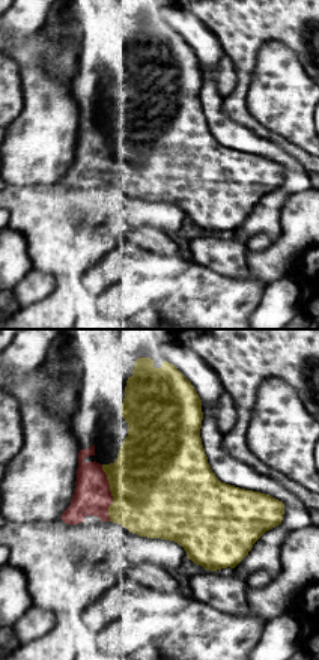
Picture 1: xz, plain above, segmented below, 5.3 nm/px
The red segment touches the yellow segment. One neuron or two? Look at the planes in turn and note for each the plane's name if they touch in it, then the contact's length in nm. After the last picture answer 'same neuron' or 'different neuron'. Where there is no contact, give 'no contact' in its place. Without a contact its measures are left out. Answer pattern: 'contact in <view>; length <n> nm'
contact in xz; length 300 nm

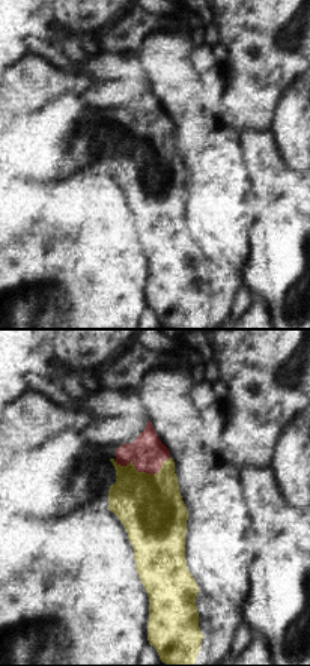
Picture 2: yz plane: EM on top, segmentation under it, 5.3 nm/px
contact in yz; length 300 nm

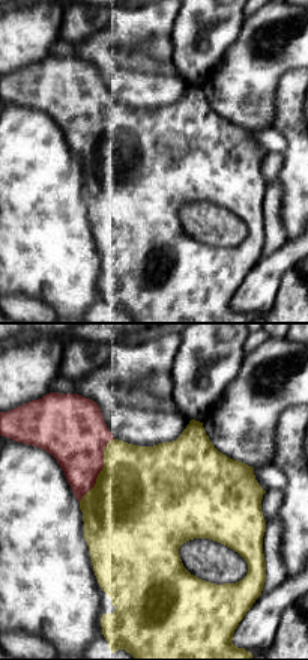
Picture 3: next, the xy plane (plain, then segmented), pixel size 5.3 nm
contact in xy; length 400 nm

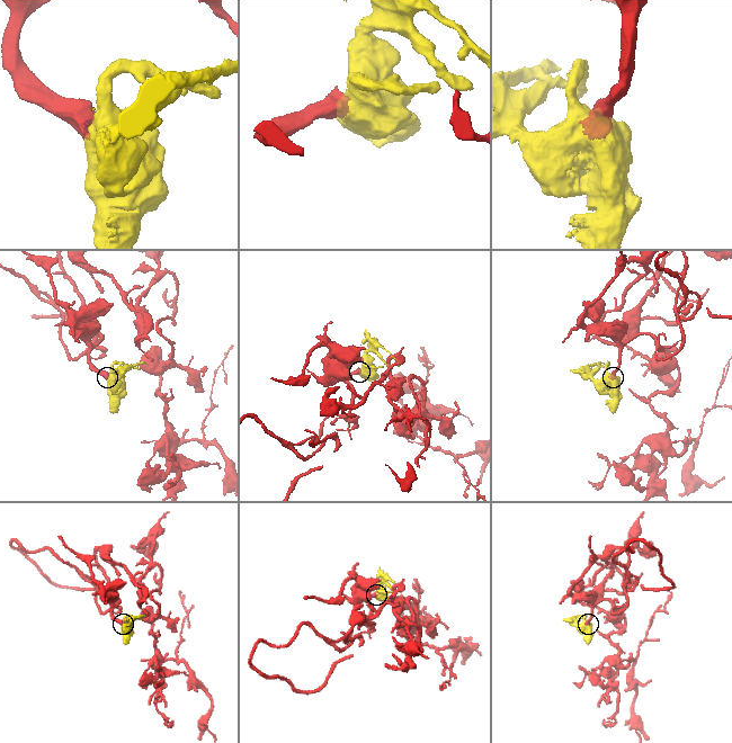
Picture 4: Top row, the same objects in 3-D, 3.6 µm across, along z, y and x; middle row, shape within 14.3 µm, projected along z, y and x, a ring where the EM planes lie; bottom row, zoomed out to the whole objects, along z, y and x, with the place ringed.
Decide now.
same neuron

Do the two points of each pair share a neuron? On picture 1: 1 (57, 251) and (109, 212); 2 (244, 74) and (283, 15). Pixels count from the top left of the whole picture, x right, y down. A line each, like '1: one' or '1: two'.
1: one
2: one

